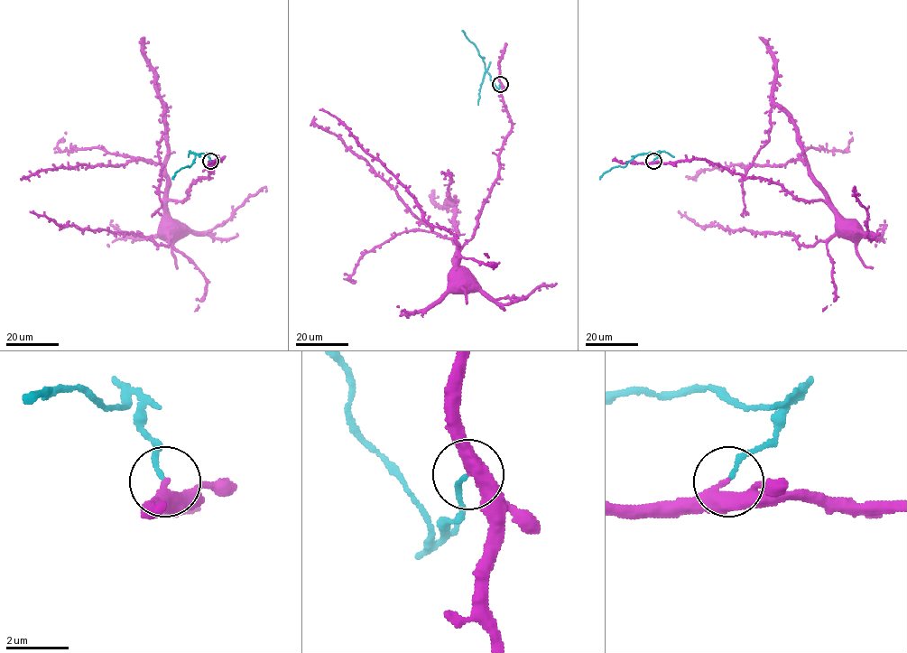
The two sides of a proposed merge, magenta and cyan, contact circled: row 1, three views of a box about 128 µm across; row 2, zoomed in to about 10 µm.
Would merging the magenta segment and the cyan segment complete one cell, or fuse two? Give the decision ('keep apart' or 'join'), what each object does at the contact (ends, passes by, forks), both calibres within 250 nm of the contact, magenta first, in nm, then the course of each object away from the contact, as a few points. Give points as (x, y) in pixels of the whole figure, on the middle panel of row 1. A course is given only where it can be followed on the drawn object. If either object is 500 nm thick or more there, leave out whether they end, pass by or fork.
keep apart; magenta passes by; cyan ends; calibres 280 and 140 nm; course magenta (500, 84), (511, 132), (499, 153), (499, 173), (474, 236), (458, 252), (458, 281); course cyan (500, 84), (496, 88), (491, 80), (476, 46), (463, 31)

